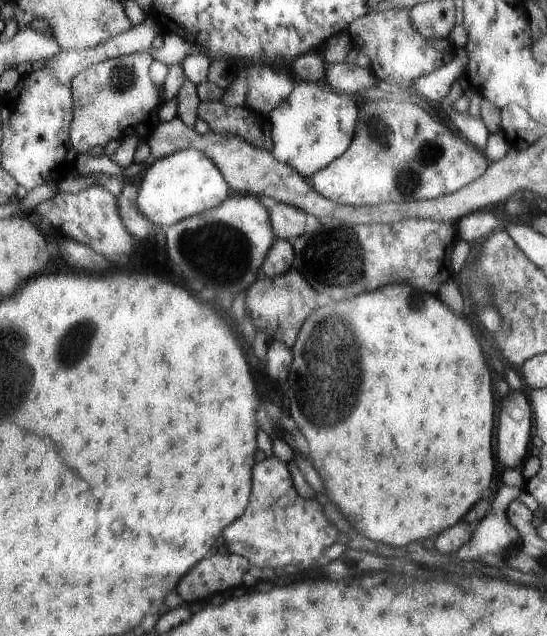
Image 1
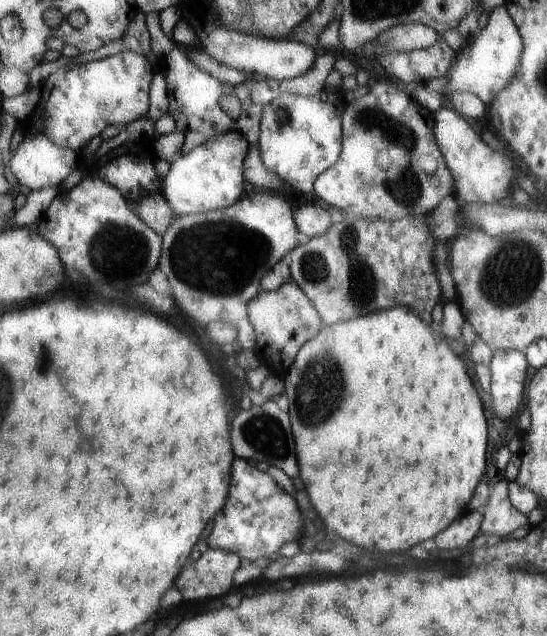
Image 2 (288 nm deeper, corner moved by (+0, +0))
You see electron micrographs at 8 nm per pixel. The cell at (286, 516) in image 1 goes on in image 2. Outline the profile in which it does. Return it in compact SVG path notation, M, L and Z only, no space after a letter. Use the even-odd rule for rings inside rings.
M237 458L233 464L233 482L229 504L221 516L215 520L215 528L209 536L211 548L227 548L229 552L237 552L249 564L257 558L271 558L281 550L287 542L307 542L303 538L307 516L303 514L297 496L291 496L283 486L275 482L275 478L259 468L251 466L249 460Z

